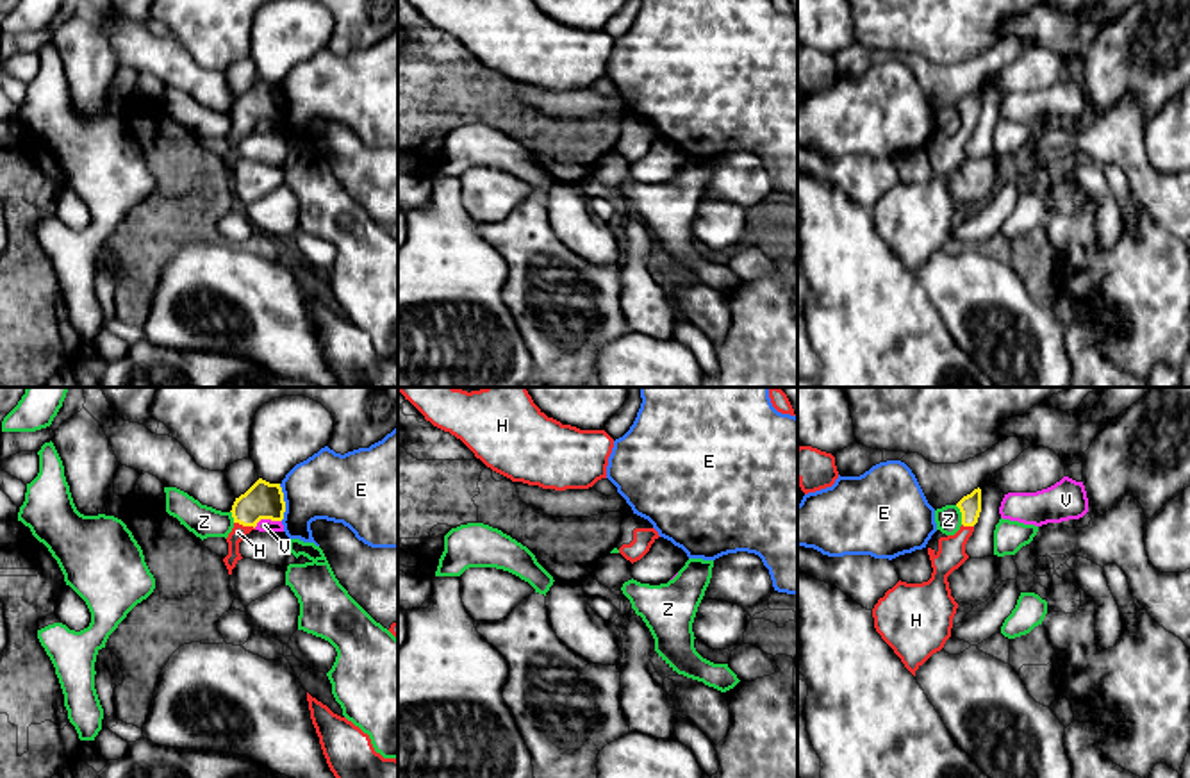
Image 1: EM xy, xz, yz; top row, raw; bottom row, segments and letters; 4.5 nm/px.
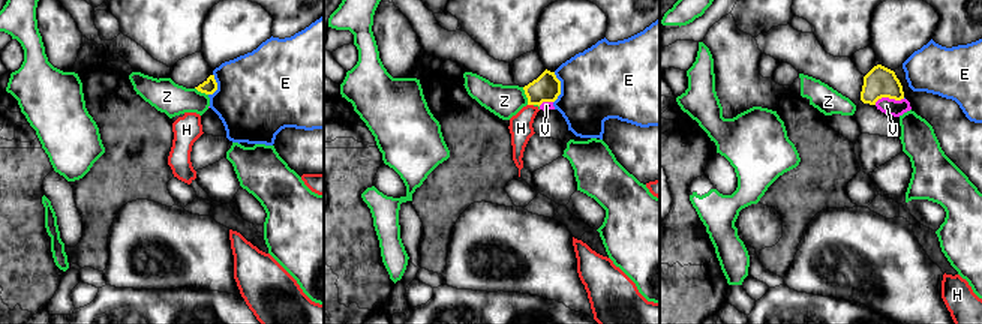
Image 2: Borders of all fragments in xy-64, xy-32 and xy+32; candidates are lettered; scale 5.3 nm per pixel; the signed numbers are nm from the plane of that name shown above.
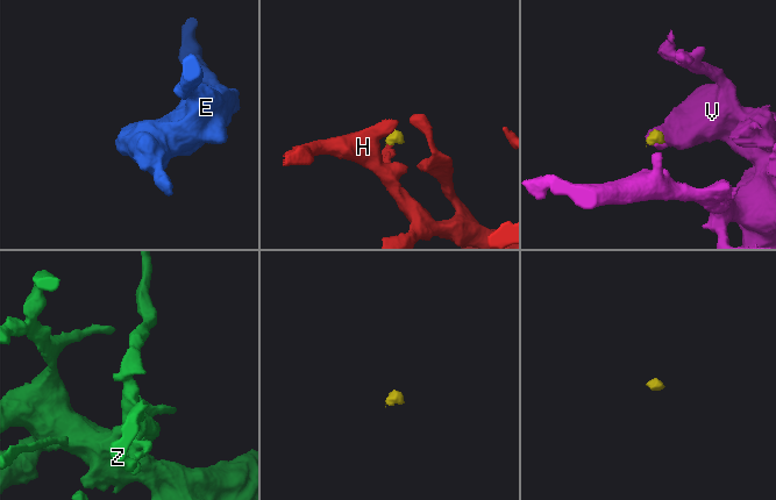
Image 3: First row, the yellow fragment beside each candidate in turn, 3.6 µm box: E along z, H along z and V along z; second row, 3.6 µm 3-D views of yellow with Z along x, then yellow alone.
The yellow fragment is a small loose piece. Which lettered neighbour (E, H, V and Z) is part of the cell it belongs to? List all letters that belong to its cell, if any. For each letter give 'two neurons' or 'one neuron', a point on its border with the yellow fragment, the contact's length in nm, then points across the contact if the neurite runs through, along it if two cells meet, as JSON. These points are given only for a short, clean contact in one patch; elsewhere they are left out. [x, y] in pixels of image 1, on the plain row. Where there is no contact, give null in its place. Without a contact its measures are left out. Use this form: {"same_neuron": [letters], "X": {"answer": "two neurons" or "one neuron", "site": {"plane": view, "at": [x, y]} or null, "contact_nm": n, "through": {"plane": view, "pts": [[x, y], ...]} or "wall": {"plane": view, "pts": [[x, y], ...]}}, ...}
{"same_neuron": ["H"], "E": {"answer": "two neurons", "site": {"plane": "xy", "at": [284, 102]}, "contact_nm": 170}, "H": {"answer": "one neuron", "site": {"plane": "xy", "at": [245, 125]}, "contact_nm": 100, "through": {"plane": "xy", "pts": [[263, 100], [245, 125], [238, 132]]}}, "V": {"answer": "two neurons", "site": {"plane": "xy", "at": [266, 118]}, "contact_nm": 130}, "Z": {"answer": "two neurons", "site": {"plane": "yz", "at": [962, 115]}, "contact_nm": 90, "wall": {"plane": "yz", "pts": [[955, 106], [962, 124]]}}}

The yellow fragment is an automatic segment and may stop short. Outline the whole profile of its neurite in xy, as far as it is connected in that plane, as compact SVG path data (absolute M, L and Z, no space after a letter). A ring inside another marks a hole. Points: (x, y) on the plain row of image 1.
M259 79L244 95L236 98L232 105L234 128L227 137L228 155L223 159L228 175L243 159L239 143L246 134L255 130L260 120L282 121L285 102L280 84L269 84Z

